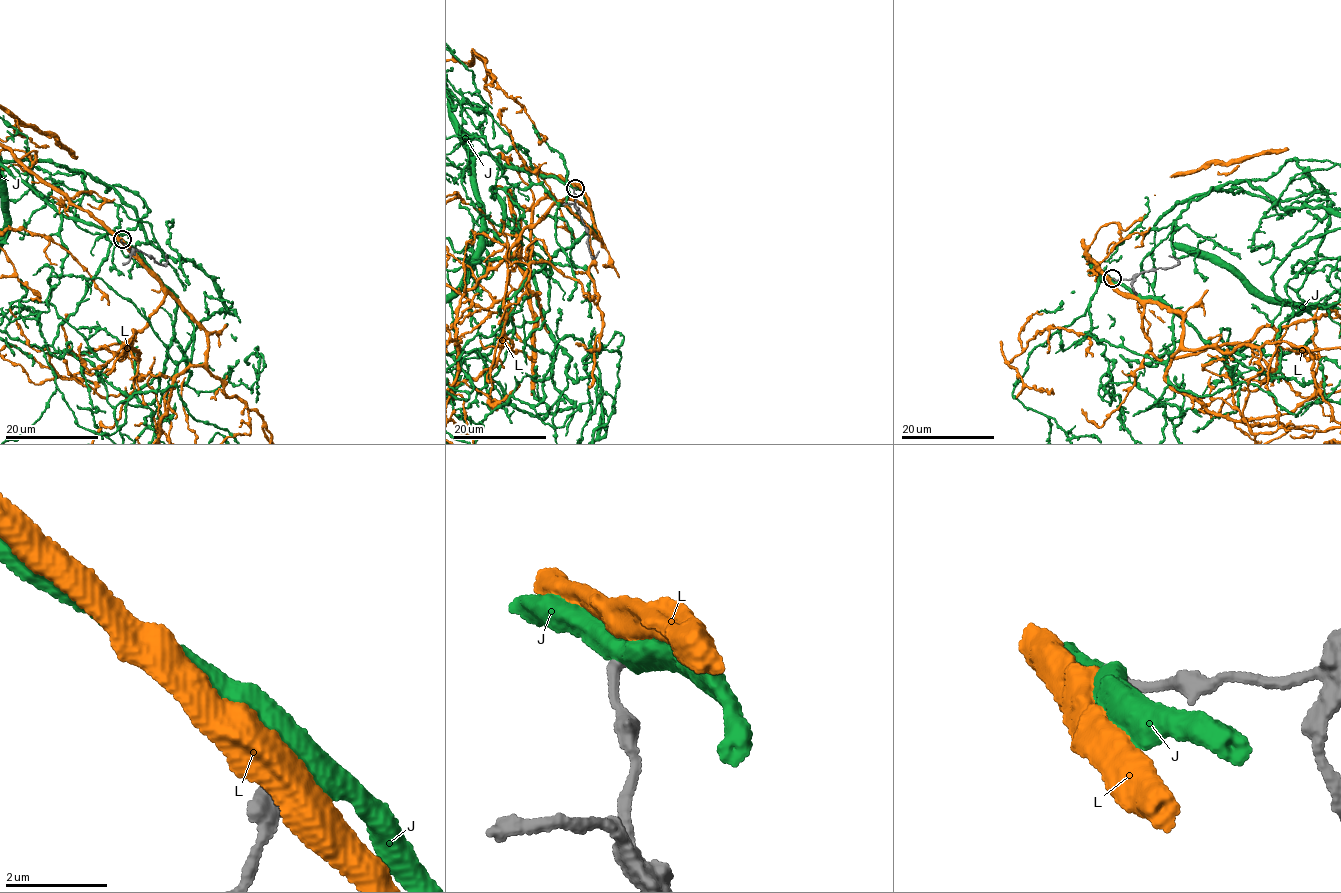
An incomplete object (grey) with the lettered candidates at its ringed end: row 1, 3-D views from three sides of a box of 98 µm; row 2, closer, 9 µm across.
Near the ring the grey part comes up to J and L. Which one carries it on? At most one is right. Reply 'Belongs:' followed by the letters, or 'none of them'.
Belongs: L

